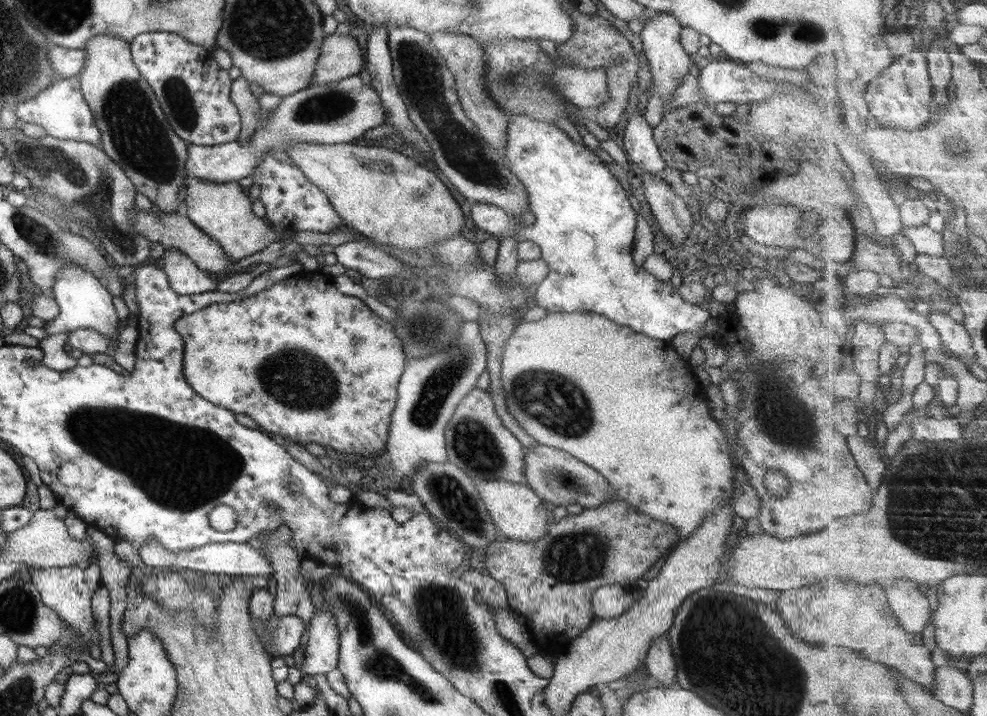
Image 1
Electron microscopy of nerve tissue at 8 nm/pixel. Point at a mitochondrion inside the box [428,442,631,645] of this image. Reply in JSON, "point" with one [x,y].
{"point":[584,555]}

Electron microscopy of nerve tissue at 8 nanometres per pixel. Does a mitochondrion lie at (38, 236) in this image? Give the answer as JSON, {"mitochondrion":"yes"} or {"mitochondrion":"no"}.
{"mitochondrion":"yes"}

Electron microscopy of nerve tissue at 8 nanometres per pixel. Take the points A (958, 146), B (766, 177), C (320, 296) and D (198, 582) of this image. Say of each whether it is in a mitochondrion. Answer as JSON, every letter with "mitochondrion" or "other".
{"A":"mitochondrion","B":"other","C":"other","D":"other"}

